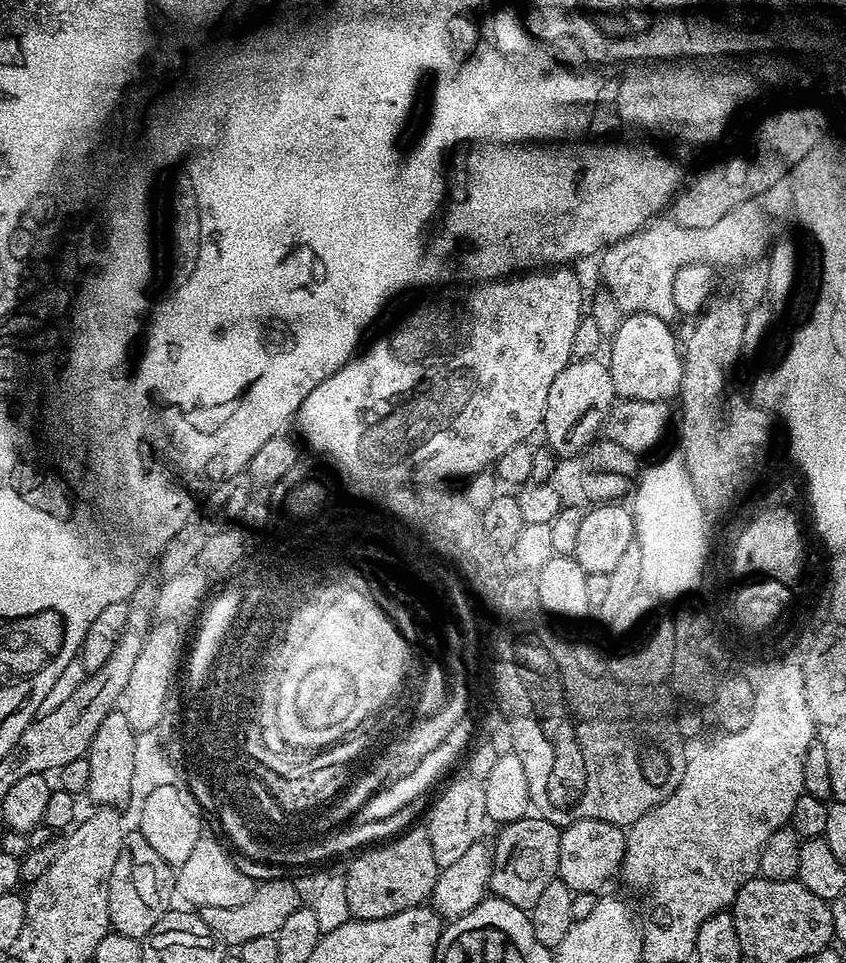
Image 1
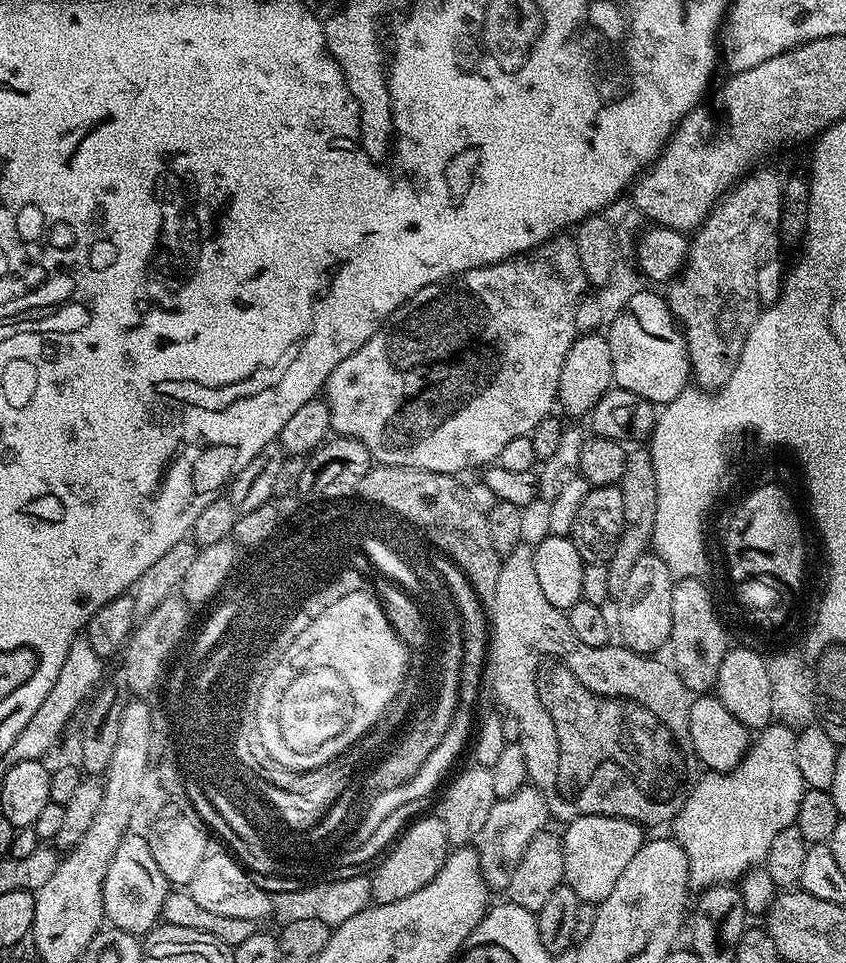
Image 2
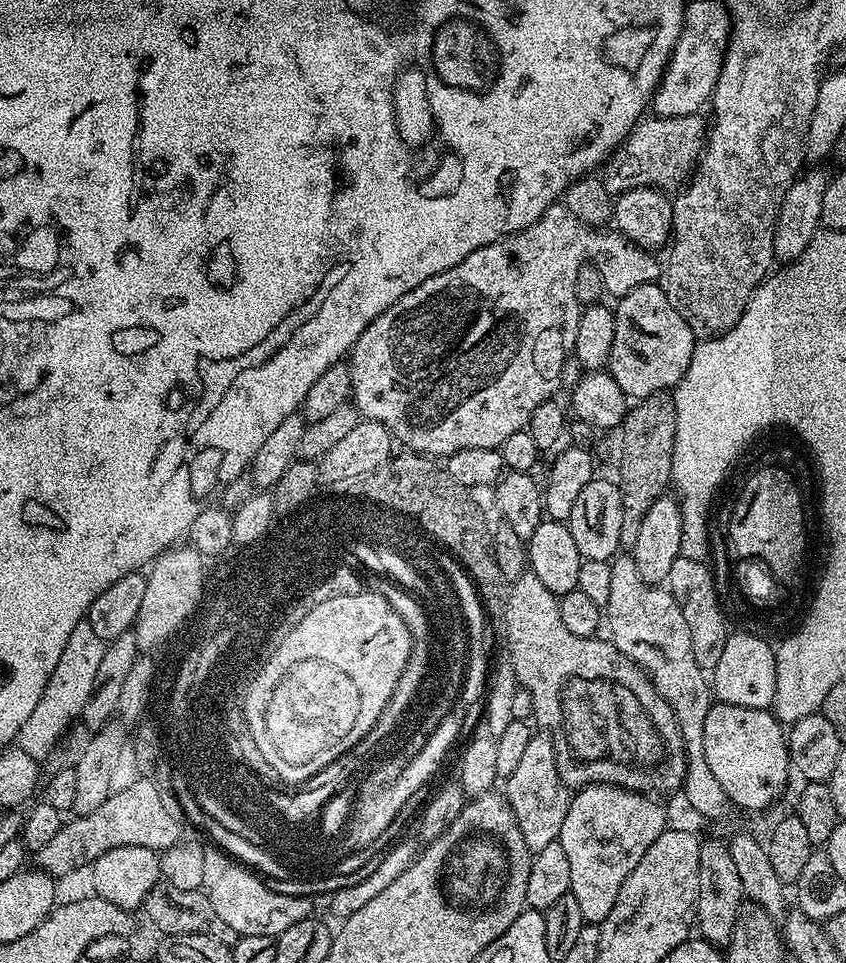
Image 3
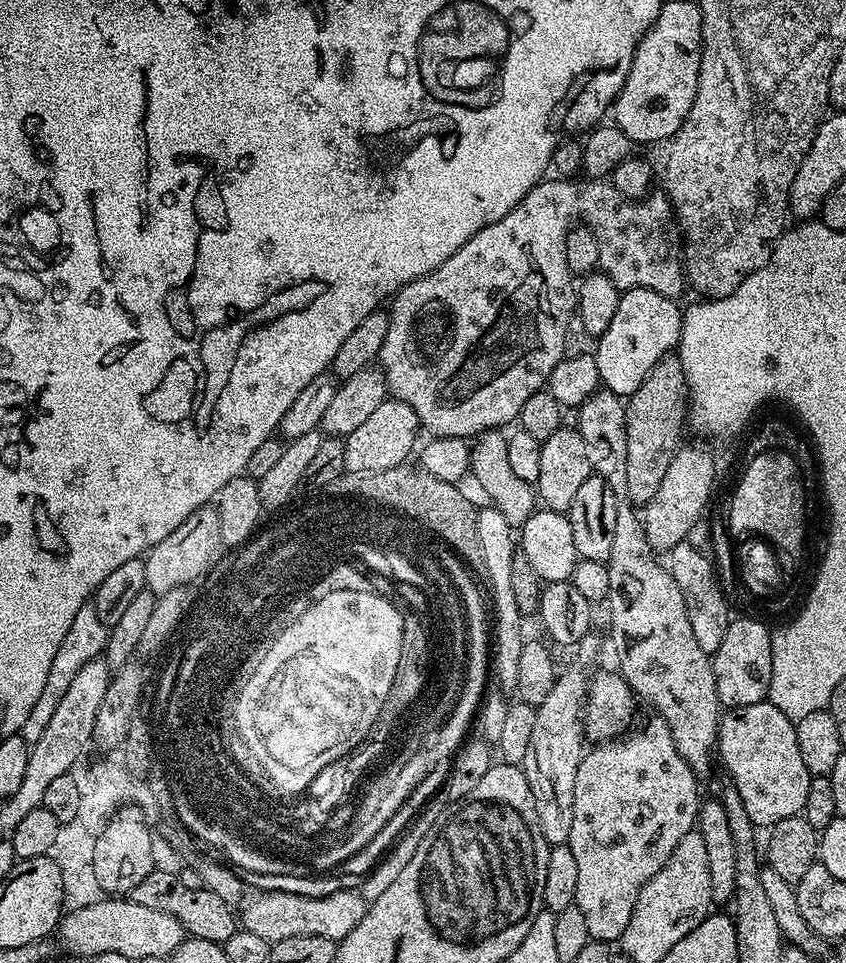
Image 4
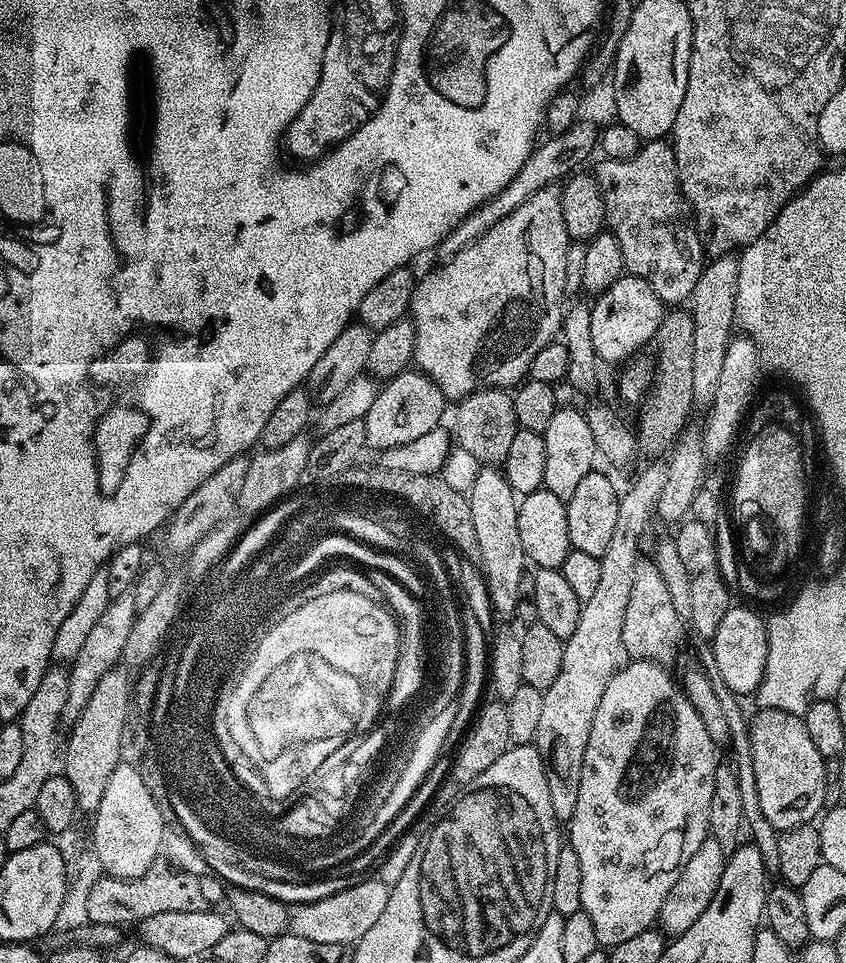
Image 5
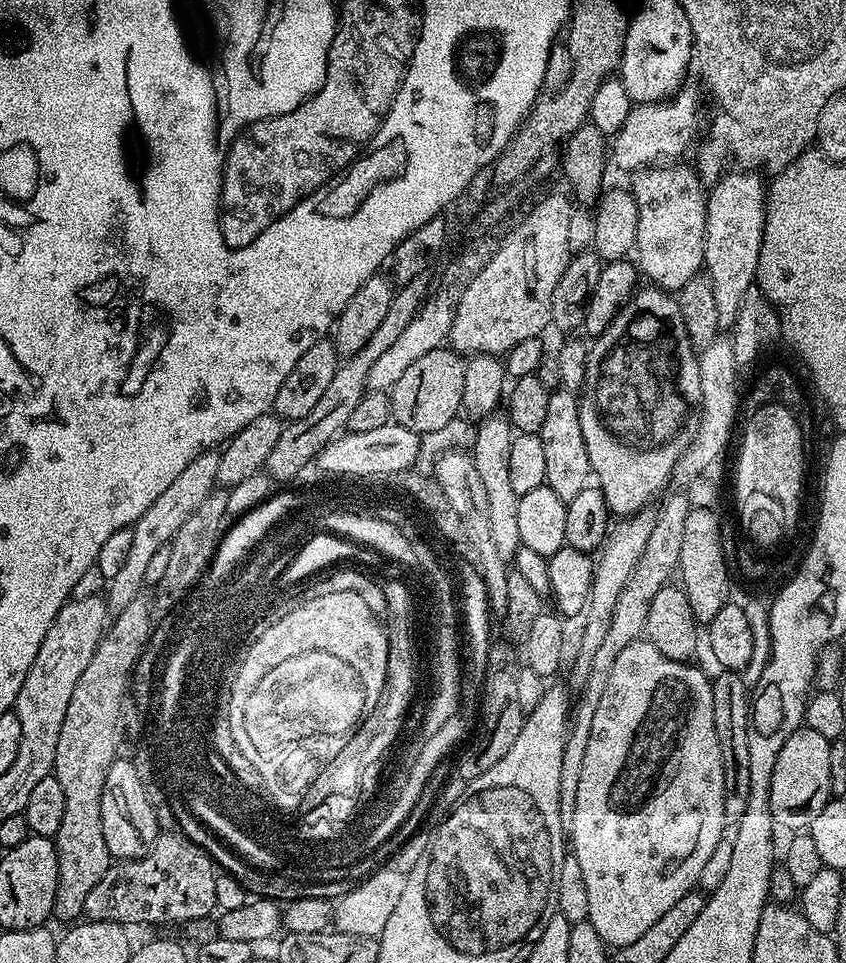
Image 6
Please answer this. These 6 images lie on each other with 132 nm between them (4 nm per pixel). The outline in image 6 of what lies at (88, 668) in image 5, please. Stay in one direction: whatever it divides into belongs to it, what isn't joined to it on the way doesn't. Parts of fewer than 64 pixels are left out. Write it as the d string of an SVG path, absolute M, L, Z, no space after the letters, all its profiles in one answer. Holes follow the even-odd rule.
M209 450L200 453L194 458L194 462L190 462L190 466L186 466L186 470L182 470L182 474L178 474L178 478L174 478L174 482L170 482L170 486L166 486L166 491L154 501L154 506L150 506L150 510L146 510L146 514L142 514L142 518L138 518L132 525L134 539L126 562L122 565L122 570L118 570L118 574L114 574L114 578L106 584L106 603L109 609L122 609L141 594L152 555L164 544L171 542L174 534L182 530L182 522L186 522L186 518L190 518L190 514L194 514L194 510L198 510L198 506L202 506L204 499L217 487L219 461L219 451Z

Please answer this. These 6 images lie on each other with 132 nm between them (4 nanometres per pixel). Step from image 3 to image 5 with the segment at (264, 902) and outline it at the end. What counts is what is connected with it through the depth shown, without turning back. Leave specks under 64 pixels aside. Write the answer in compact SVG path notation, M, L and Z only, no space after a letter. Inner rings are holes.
M360 878L349 883L346 888L328 897L318 898L304 904L295 905L290 912L290 932L298 938L310 938L310 942L323 944L355 945L357 940L378 922L390 891L389 885L379 878Z

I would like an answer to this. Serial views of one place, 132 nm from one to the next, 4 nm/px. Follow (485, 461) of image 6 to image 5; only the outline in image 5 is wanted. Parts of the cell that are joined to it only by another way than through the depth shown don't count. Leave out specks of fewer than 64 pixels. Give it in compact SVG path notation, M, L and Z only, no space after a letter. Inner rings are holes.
M496 466L481 467L478 478L474 478L474 486L466 494L470 506L470 519L474 521L474 535L478 537L478 550L482 554L478 568L483 575L485 586L488 588L489 602L497 617L511 617L516 611L518 602L522 598L520 587L525 587L526 557L522 550L522 538L518 535L518 497L512 491L510 482L506 482L503 471Z

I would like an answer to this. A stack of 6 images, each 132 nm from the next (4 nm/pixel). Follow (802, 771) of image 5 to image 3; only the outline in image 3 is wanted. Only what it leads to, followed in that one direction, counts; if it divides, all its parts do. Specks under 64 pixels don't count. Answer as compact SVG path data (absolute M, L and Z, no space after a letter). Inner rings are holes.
M713 702L703 731L707 765L738 809L760 812L784 792L790 776L786 728L767 708L730 706Z

